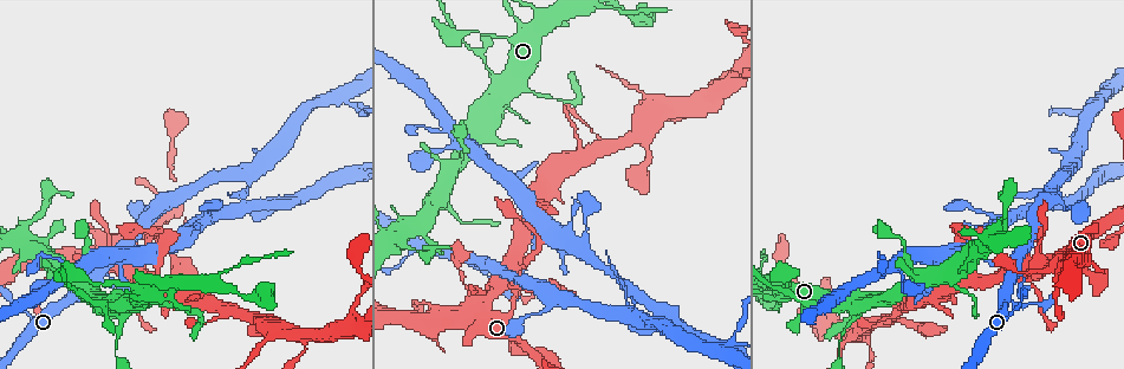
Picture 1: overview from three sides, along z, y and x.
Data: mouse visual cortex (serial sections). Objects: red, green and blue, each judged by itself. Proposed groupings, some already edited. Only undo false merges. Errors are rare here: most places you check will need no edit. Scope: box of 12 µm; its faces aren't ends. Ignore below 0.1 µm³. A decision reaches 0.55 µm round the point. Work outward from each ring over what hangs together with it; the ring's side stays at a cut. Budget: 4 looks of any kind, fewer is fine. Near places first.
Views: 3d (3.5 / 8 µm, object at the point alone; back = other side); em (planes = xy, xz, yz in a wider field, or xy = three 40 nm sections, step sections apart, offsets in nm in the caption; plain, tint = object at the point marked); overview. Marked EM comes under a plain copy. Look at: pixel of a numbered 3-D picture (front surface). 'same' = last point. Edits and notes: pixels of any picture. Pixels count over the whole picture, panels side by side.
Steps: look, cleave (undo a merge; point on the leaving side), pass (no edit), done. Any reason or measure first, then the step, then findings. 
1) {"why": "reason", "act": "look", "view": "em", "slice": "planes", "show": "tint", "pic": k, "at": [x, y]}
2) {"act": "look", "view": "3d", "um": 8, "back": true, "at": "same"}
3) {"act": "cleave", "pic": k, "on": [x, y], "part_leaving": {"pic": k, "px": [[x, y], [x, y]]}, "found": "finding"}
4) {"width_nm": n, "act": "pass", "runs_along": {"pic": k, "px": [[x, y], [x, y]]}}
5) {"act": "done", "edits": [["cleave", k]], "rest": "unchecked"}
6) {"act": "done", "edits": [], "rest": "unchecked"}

{"why": "abrupt turn", "act": "look", "view": "3d", "um": 3.5, "pic": 1, "at": [1092, 274]}

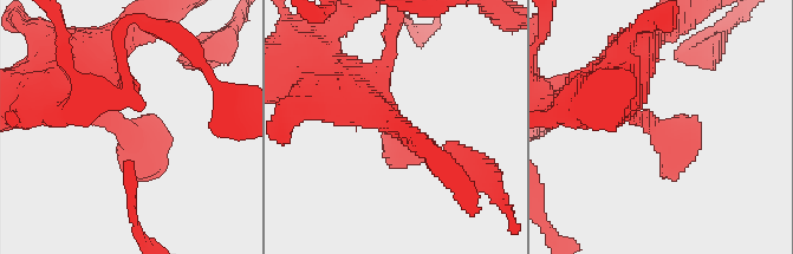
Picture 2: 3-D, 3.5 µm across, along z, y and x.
{"act": "pass", "runs_along": {"pic": 2, "px": [[60, 80], [71, 112], [125, 131], [147, 178]]}, "found": "one cell here"}

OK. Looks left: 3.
{"why": "thin neck", "act": "look", "view": "3d", "um": 3.5, "pic": 1, "at": [621, 286]}

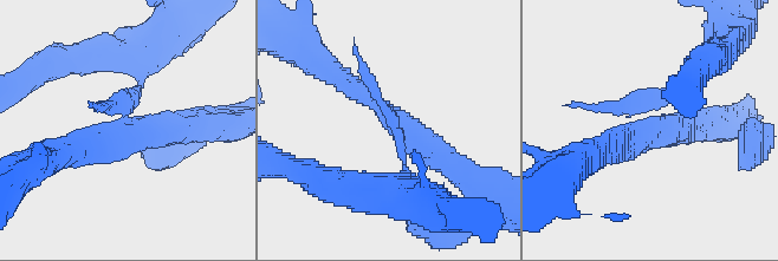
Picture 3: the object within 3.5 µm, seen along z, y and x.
{"why": "shape alone is not enough", "act": "look", "view": "em", "slice": "planes", "show": "tint", "pic": 3, "at": [121, 119]}

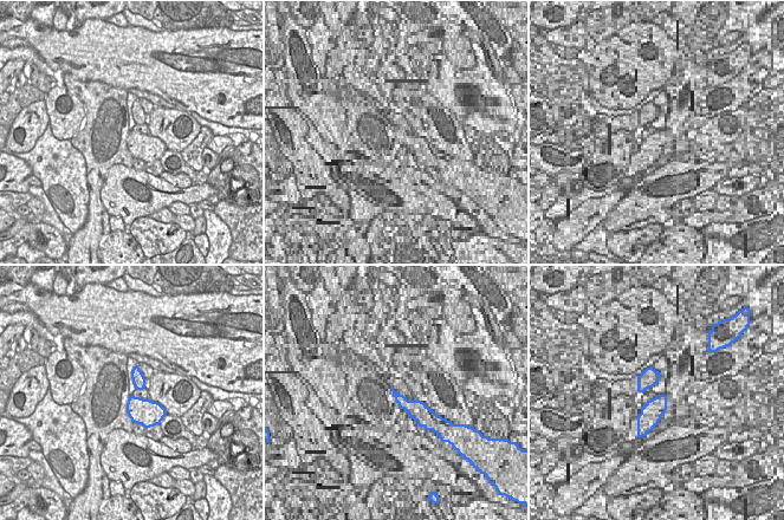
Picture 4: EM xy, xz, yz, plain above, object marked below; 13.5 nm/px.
{"act": "pass", "runs_along": {"pic": 3, "px": [[702, 71], [603, 151]]}, "found": "continuous, no second cell"}

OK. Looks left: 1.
{"act": "done", "edits": [], "rest": "unchecked"}

